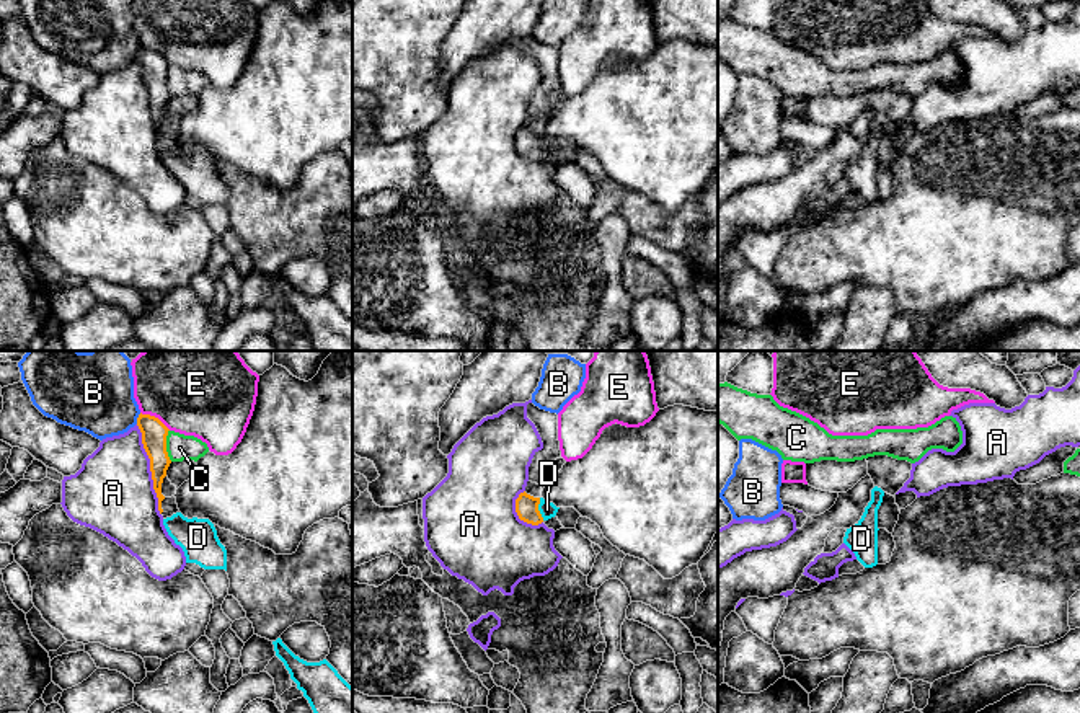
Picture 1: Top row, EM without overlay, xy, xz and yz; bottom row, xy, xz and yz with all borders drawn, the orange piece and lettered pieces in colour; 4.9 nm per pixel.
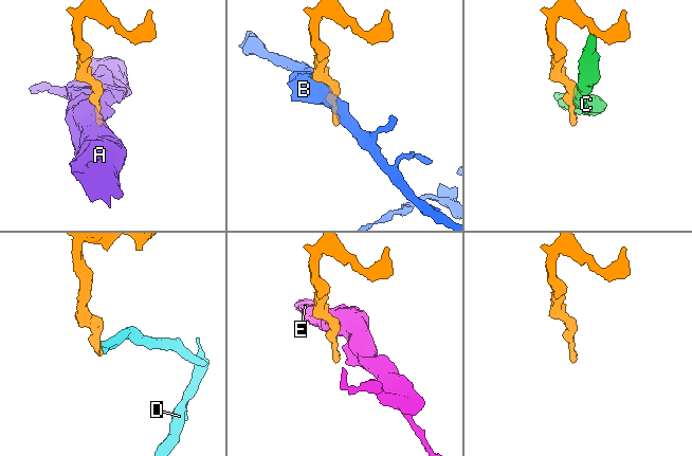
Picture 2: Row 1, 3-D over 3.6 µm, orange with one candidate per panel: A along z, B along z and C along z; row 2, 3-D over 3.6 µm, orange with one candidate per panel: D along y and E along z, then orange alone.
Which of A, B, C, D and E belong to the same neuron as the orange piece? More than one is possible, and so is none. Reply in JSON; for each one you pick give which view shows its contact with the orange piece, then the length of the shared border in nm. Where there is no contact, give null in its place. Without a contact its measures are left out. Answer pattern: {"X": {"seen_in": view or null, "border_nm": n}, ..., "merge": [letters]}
{"D": {"seen_in": "xz", "border_nm": 110}, "merge": ["D"]}

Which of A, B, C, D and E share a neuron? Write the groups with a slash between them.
A / B / C / D / E

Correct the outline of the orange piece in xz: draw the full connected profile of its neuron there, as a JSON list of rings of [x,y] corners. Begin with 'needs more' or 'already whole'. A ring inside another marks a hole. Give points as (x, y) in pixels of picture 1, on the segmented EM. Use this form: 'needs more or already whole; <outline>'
needs more; [[[525,491],[516,499],[516,512],[520,520],[538,525],[556,516],[560,507],[543,498],[533,498]]]

